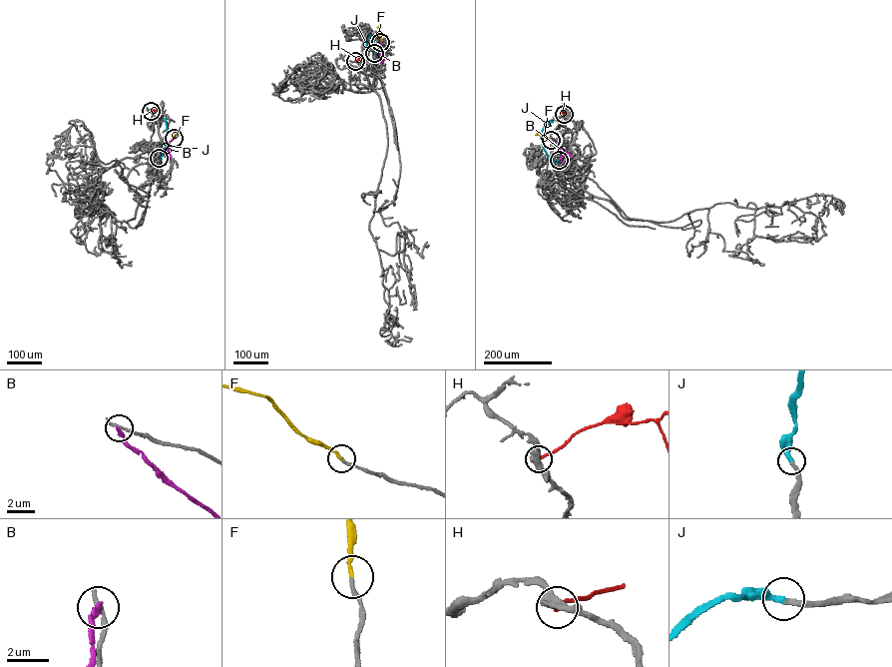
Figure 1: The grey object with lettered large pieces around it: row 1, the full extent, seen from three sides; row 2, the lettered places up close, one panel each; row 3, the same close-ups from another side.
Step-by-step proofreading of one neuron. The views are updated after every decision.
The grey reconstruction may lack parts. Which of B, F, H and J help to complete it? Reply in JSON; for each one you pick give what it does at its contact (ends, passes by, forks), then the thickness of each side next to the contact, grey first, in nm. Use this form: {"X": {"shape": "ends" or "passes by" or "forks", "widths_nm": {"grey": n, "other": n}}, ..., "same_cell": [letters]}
{"F": {"shape": "ends", "widths_nm": {"grey": 180, "other": 160}}, "J": {"shape": "ends", "widths_nm": {"grey": 260, "other": 360}}, "same_cell": ["F", "J"]}

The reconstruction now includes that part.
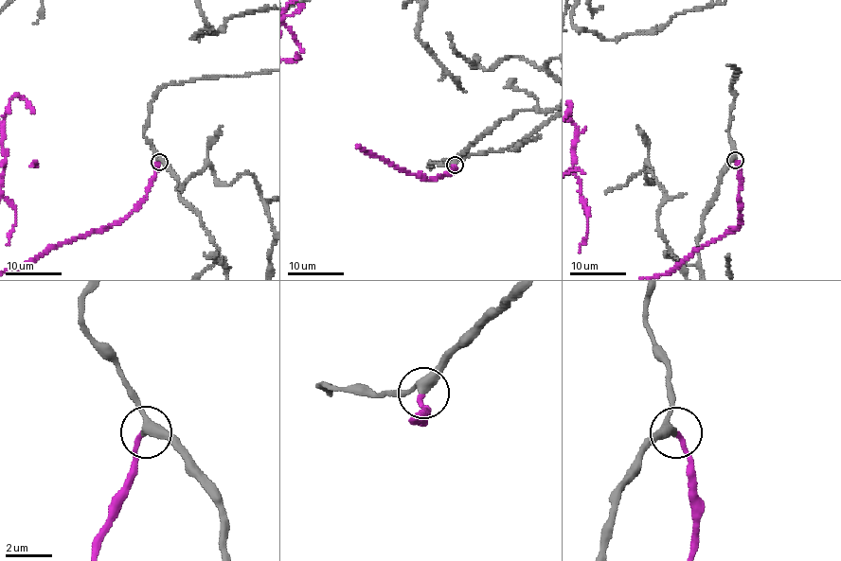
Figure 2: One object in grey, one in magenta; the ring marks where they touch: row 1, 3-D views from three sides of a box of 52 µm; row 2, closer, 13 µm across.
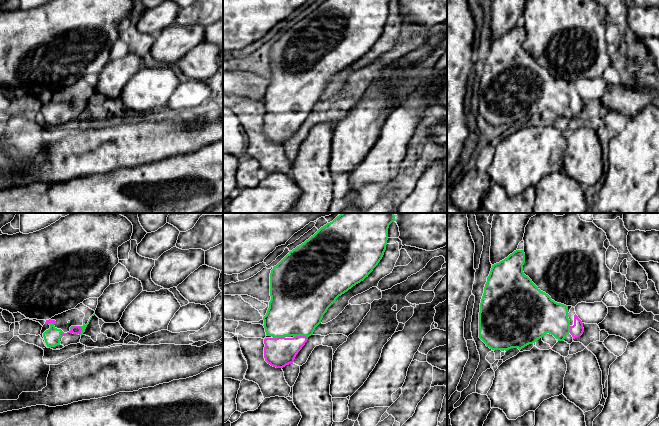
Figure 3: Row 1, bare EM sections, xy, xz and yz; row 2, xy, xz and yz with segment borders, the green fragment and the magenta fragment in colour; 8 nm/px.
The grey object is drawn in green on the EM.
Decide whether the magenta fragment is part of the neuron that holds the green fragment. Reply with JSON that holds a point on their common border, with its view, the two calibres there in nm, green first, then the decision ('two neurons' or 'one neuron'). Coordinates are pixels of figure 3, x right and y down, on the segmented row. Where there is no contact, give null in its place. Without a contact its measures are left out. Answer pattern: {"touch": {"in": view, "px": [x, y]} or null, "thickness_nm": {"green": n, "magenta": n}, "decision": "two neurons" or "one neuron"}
{"touch": {"in": "xz", "px": [300, 335]}, "thickness_nm": {"green": 440, "magenta": 240}, "decision": "one neuron"}

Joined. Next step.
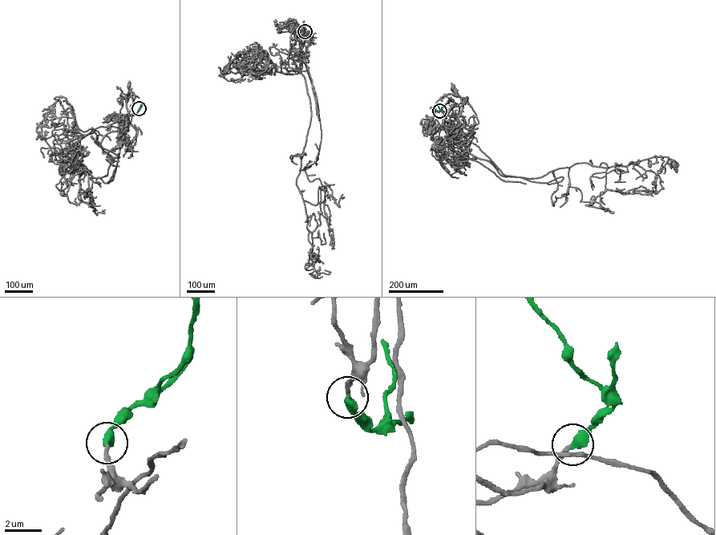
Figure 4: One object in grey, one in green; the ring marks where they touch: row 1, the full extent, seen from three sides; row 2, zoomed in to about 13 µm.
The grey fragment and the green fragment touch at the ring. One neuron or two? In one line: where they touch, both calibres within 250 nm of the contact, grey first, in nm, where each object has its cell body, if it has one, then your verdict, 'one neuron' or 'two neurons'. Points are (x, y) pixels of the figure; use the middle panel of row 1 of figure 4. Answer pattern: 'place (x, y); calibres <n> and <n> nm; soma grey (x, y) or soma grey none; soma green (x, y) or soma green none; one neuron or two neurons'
place (305, 31); calibres 200 and 480 nm; soma grey (292, 47); soma green none; one neuron

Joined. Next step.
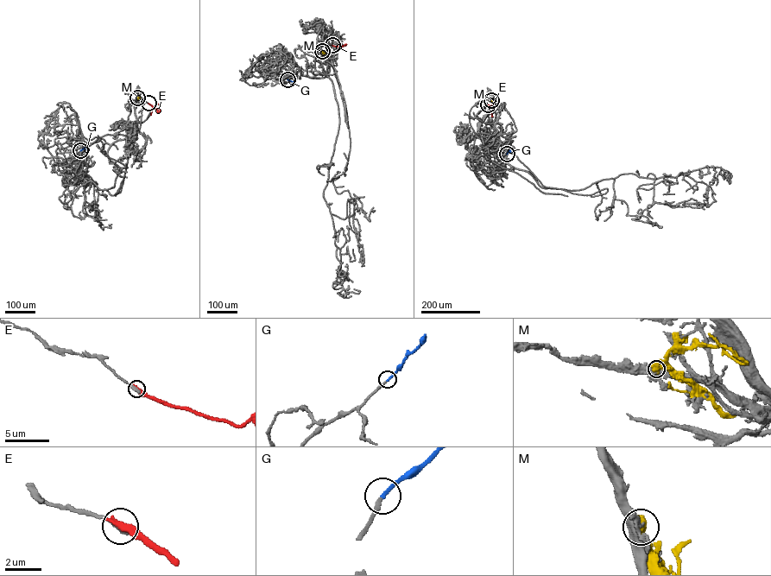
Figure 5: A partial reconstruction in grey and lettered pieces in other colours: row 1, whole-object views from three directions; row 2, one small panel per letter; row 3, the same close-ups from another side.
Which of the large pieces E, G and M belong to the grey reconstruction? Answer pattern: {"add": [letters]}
{"add": ["G"]}

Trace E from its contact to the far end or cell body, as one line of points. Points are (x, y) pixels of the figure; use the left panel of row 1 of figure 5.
E: (148, 103), (155, 107), (157, 112), (160, 109)

